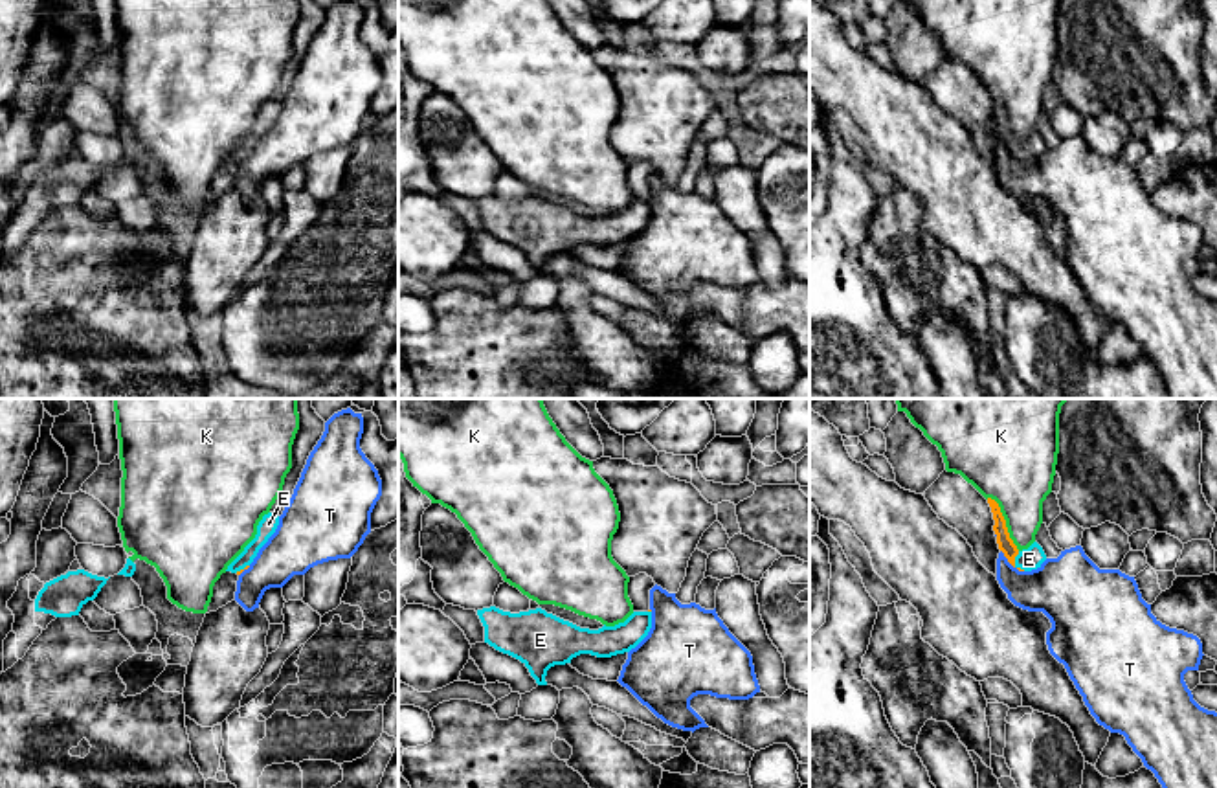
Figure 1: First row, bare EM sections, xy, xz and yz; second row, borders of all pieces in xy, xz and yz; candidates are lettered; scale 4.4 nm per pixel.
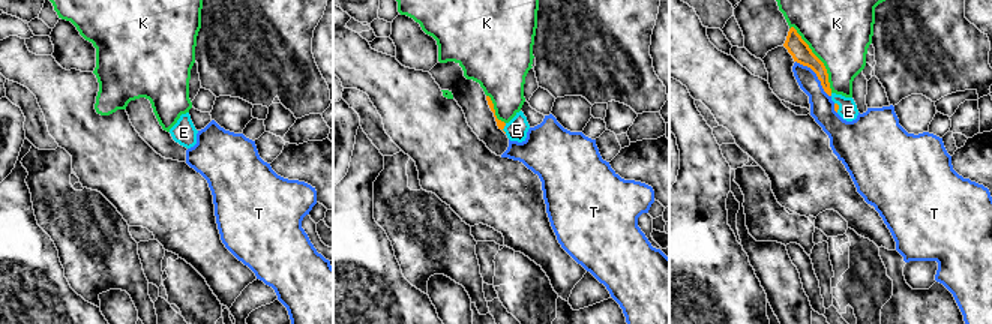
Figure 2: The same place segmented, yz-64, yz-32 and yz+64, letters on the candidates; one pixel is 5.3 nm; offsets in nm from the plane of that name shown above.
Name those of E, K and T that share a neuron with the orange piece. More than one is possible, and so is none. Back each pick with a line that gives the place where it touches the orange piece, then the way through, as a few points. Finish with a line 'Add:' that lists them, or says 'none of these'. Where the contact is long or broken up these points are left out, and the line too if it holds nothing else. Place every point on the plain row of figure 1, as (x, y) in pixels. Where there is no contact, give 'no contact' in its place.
E: meets orange in yz at (1014, 151); runs through yz (1006, 135), (1014, 151), (1028, 147)
Add: E

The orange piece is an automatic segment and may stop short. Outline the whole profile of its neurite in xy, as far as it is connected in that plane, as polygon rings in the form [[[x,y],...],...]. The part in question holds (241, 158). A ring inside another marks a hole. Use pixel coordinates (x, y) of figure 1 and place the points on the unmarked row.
[[[268,101],[257,114],[255,127],[244,136],[244,140],[228,154],[226,160],[240,163],[244,158],[250,156],[253,147],[257,145],[259,138],[268,130],[268,127],[275,121],[279,114],[279,105]]]

